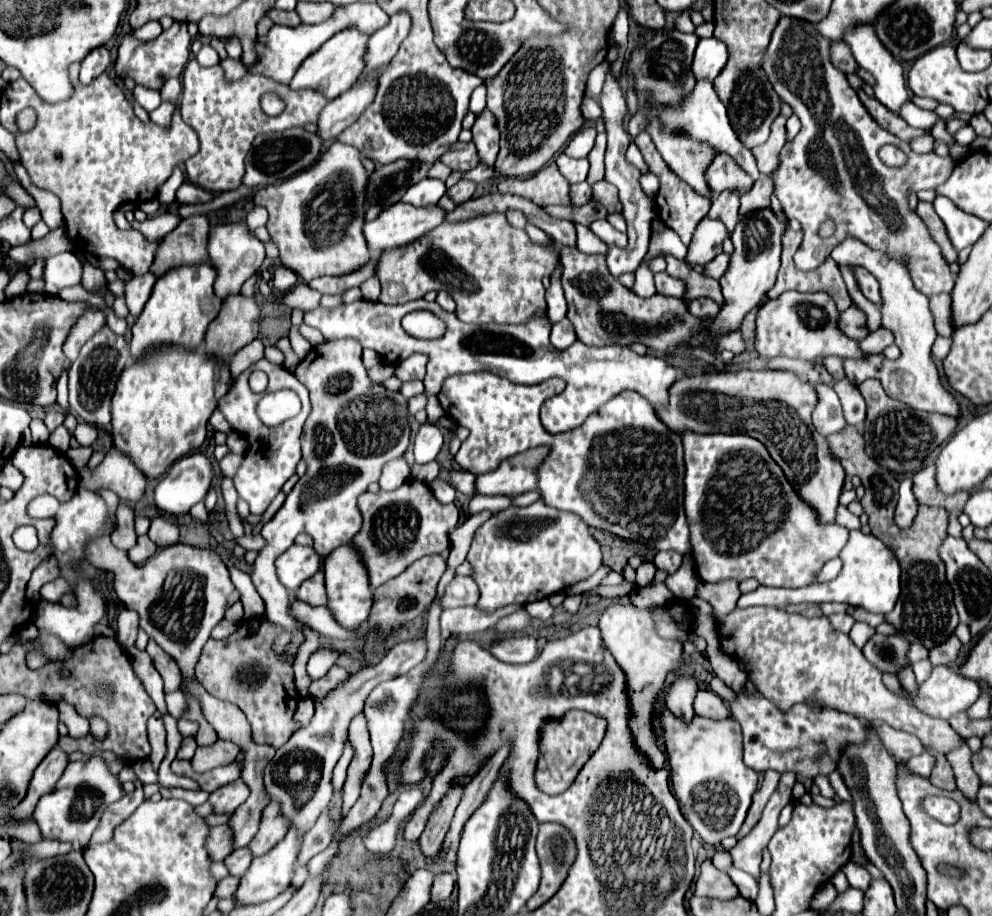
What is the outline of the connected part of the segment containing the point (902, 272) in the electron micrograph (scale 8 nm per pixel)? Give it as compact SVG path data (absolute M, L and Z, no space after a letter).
M847 238L840 242L832 250L832 258L838 264L858 264L864 266L880 284L880 294L882 294L882 328L890 330L894 334L894 344L902 350L902 356L894 362L888 362L887 359L877 359L877 355L865 356L861 359L843 359L843 368L846 378L852 384L860 384L866 378L876 378L884 386L886 394L906 402L908 406L916 410L926 410L926 412L938 412L946 416L960 416L960 402L958 398L946 390L940 382L938 368L932 362L930 348L936 338L932 314L928 310L928 298L918 292L912 284L912 278L908 276L908 270L904 264L898 260L892 260L888 254L880 254L868 247L856 238Z

